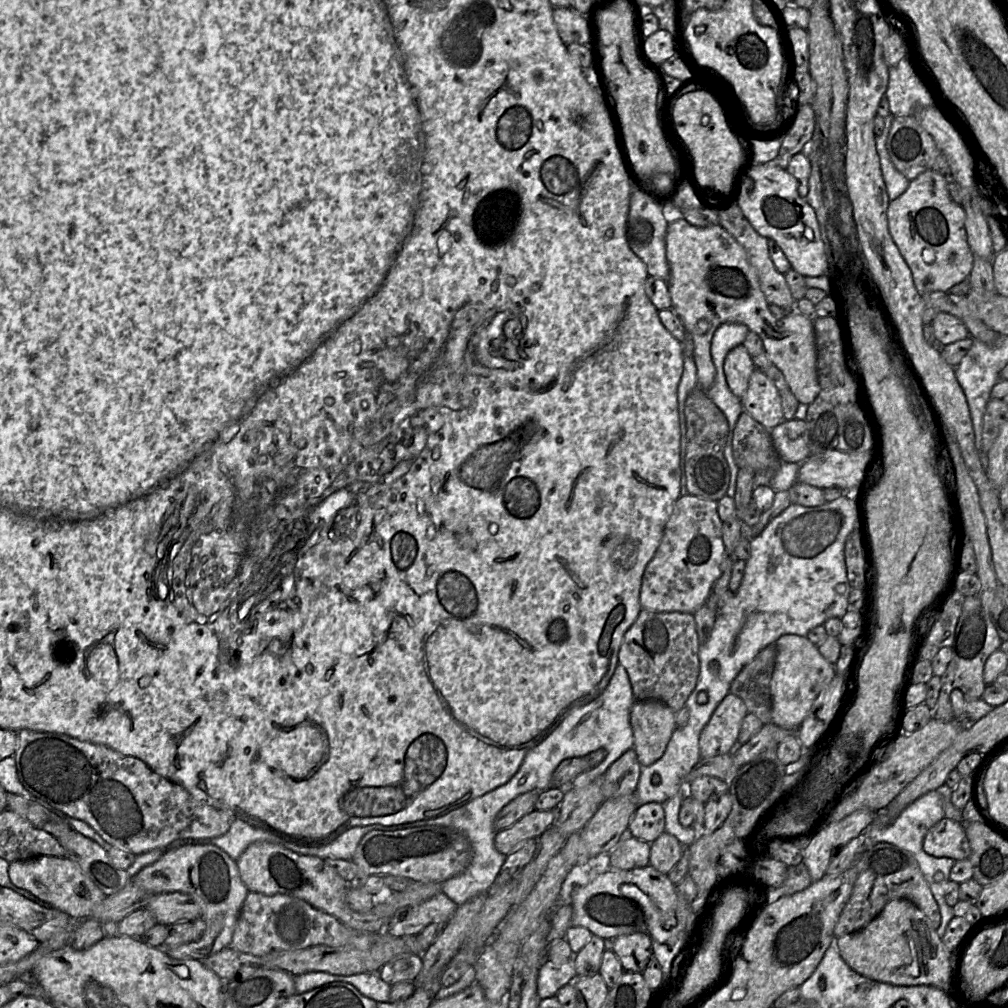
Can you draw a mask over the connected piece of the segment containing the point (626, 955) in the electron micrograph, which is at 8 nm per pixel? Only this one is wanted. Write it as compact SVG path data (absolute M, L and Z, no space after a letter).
M644 933L622 935L613 939L613 952L625 972L642 973L653 956L651 938Z

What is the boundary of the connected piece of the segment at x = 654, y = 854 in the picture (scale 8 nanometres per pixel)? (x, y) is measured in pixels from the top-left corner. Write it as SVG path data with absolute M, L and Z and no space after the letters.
M664 831L650 844L649 865L668 874L680 860L684 848L675 836Z

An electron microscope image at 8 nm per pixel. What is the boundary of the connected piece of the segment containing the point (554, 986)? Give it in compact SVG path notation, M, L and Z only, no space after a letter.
M573 958L563 964L545 960L537 979L537 992L541 1000L556 997L560 988L577 979Z

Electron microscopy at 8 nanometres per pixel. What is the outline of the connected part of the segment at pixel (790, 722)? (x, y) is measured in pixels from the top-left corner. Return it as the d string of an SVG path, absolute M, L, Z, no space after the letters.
M785 634L775 642L777 654L770 681L772 722L777 726L796 730L808 715L821 690L836 675L835 666L819 652L818 646L805 636Z

